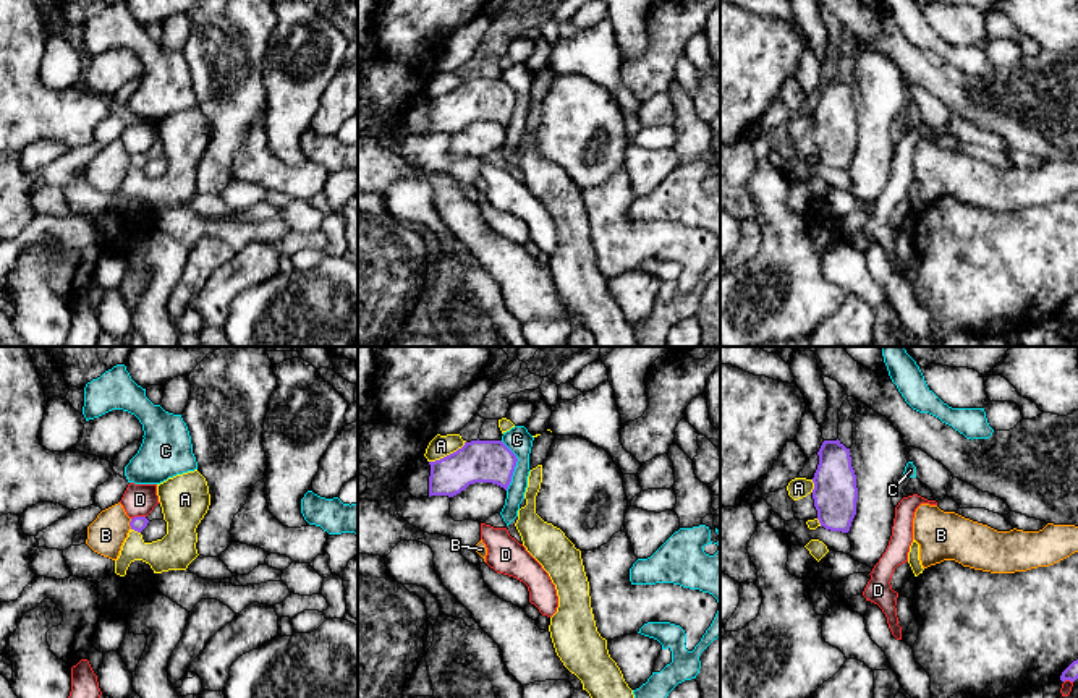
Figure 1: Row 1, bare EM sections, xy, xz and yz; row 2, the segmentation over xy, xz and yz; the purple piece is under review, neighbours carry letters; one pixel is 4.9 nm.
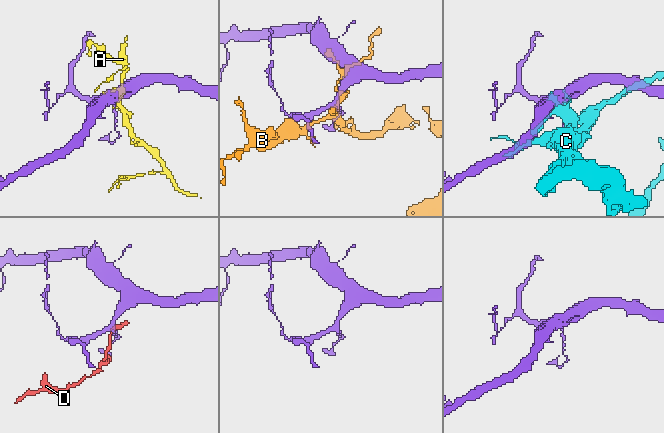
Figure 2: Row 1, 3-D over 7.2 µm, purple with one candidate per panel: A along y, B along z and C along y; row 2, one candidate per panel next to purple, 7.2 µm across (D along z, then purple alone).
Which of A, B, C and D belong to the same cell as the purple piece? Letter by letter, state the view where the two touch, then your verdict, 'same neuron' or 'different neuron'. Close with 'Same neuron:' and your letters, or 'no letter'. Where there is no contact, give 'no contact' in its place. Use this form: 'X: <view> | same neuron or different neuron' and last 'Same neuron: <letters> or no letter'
A: xz | different neuron
B: xy | different neuron
C: xz | different neuron
D: xy | different neuron
Same neuron: no letter

